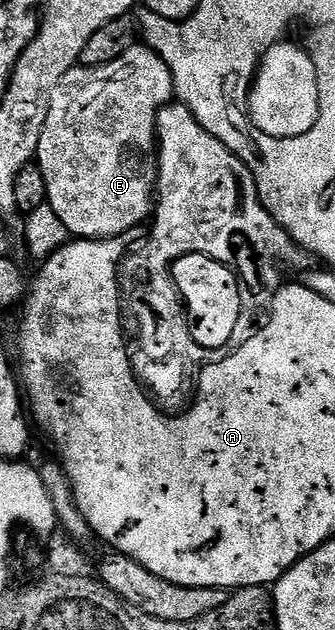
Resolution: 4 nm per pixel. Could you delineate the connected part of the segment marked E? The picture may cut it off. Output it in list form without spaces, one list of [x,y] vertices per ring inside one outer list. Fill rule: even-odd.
[[[145,46],[129,48],[127,52],[120,54],[120,58],[116,58],[116,62],[108,62],[104,66],[96,66],[95,68],[75,66],[70,69],[68,74],[64,74],[64,78],[60,78],[60,82],[54,87],[50,95],[48,114],[38,139],[36,163],[38,169],[44,174],[46,198],[49,206],[52,210],[56,210],[56,218],[60,218],[60,222],[64,222],[64,226],[70,231],[71,237],[106,240],[110,236],[126,236],[137,224],[142,224],[145,220],[147,223],[152,212],[151,201],[149,199],[146,201],[146,195],[149,192],[151,195],[152,192],[152,168],[151,165],[149,168],[146,163],[149,160],[151,163],[152,153],[156,148],[156,113],[158,109],[171,103],[174,99],[174,83],[170,80],[170,72],[166,68],[166,63],[158,57],[156,52]]]

